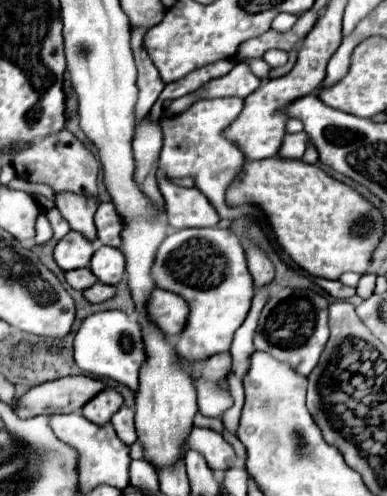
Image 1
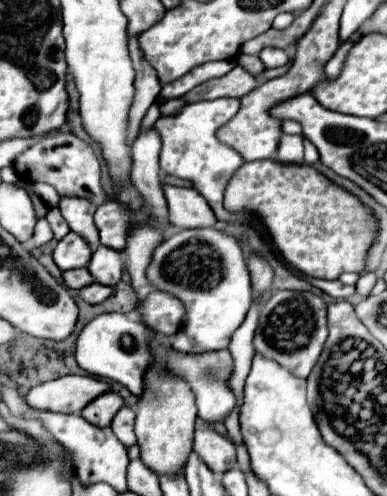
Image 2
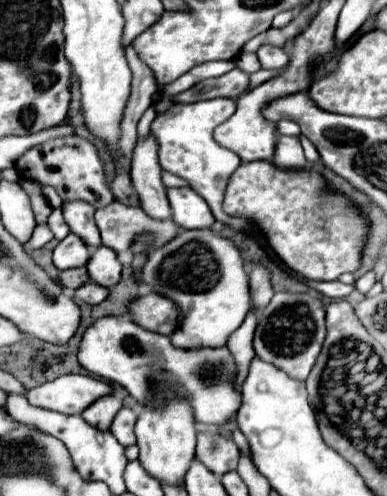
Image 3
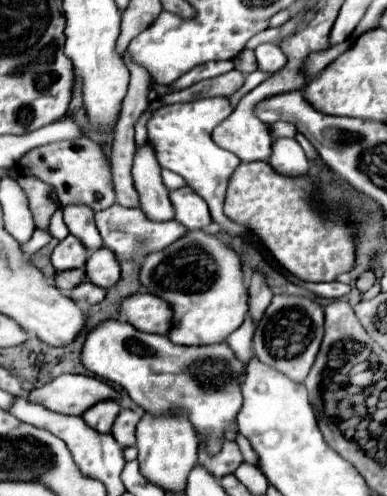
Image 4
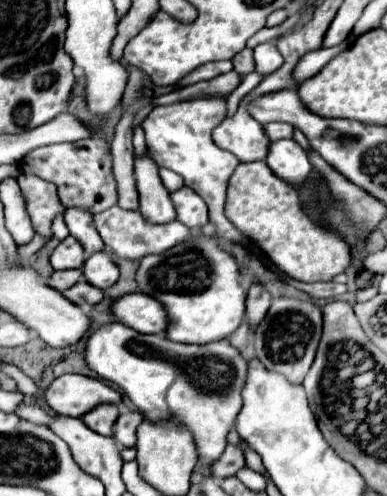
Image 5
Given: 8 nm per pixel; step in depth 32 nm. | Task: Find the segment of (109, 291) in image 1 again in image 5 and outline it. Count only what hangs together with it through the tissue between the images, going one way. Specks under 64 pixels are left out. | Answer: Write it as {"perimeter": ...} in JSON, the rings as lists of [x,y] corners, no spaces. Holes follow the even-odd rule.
{"perimeter":[[[82,280],[80,284],[72,286],[68,292],[64,292],[64,296],[68,296],[74,304],[98,304],[104,298],[104,290],[88,284],[86,280]]]}

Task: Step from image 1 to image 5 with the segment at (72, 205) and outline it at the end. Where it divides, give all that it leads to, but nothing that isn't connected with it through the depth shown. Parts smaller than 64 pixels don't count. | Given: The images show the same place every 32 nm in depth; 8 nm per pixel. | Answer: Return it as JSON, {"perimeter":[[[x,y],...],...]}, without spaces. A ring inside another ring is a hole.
{"perimeter":[[[66,208],[64,210],[64,222],[76,240],[84,244],[84,250],[88,254],[94,254],[98,250],[104,250],[104,242],[100,240],[100,234],[96,232],[96,226],[92,222],[92,214],[84,208]]]}

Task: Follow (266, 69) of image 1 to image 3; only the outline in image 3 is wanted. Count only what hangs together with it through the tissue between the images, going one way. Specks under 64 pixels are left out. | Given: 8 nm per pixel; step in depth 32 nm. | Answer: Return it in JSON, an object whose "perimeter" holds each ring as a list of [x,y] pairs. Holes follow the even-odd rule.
{"perimeter":[[[240,52],[240,56],[236,56],[236,66],[244,68],[244,72],[252,74],[252,72],[258,72],[260,70],[260,60],[256,54],[250,54],[250,52]]]}

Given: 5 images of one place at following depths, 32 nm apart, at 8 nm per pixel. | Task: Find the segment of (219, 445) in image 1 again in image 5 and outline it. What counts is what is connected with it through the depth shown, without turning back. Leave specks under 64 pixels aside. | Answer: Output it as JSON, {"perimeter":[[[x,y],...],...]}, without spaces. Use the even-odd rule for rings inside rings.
{"perimeter":[[[226,444],[222,456],[218,460],[214,460],[208,470],[212,476],[216,478],[228,478],[228,476],[234,476],[242,466],[244,466],[244,454],[238,446],[234,444]]]}

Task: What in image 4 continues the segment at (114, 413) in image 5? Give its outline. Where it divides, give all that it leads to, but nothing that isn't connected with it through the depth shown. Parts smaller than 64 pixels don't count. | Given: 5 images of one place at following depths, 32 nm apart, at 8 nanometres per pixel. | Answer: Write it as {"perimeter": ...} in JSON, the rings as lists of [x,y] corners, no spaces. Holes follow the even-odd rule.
{"perimeter":[[[102,400],[98,404],[94,404],[92,408],[88,408],[82,418],[88,426],[96,428],[98,432],[110,432],[114,420],[116,420],[116,414],[120,412],[120,404],[118,400]]]}

